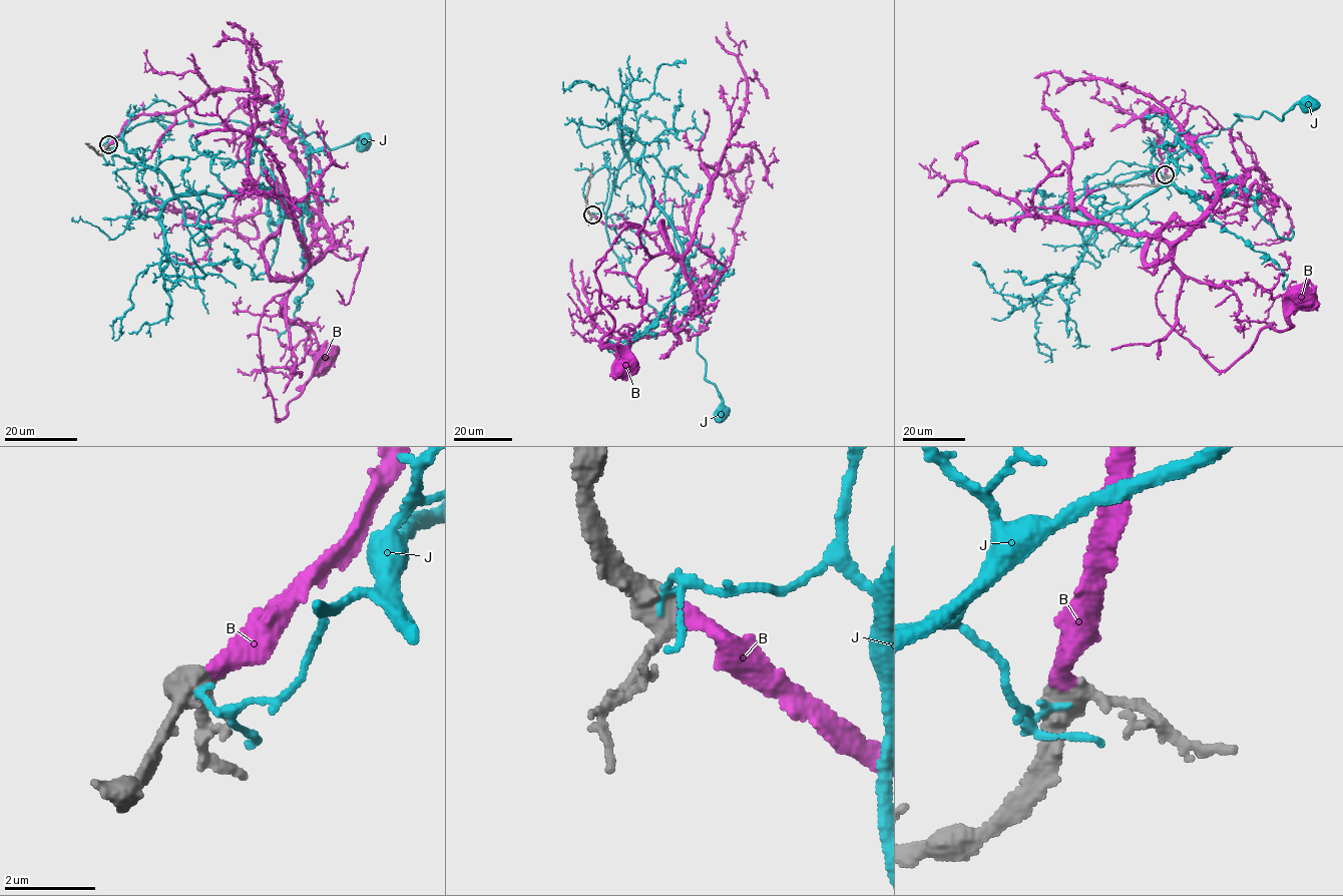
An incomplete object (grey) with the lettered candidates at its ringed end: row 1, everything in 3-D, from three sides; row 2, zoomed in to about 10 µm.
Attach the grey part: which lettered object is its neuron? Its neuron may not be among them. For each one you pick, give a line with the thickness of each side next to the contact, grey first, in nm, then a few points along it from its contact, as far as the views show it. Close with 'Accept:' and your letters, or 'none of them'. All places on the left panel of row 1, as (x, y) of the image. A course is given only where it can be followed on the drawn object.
B: 480/360 nm | via (108, 144), (140, 115), (225, 90), (276, 107), (331, 235), (265, 308), (276, 416), (324, 357)
Accept: B

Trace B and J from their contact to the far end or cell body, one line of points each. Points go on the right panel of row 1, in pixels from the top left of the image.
B: (1166, 174), (1155, 106), (1216, 190), (1156, 298), (1208, 361), (1287, 329), (1303, 295)
J: (1165, 175), (1159, 167), (1241, 120), (1237, 113), (1259, 118), (1266, 111), (1281, 119), (1310, 102)

